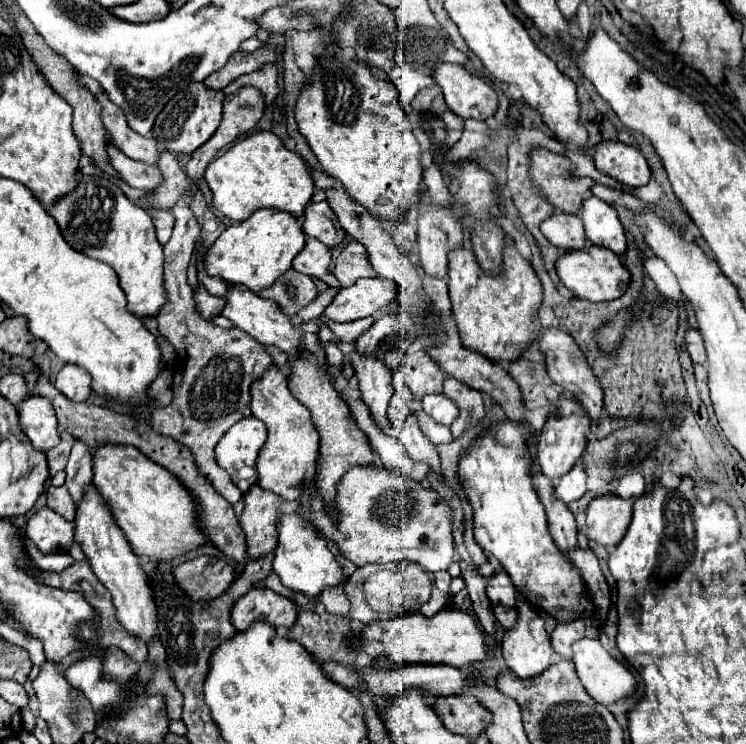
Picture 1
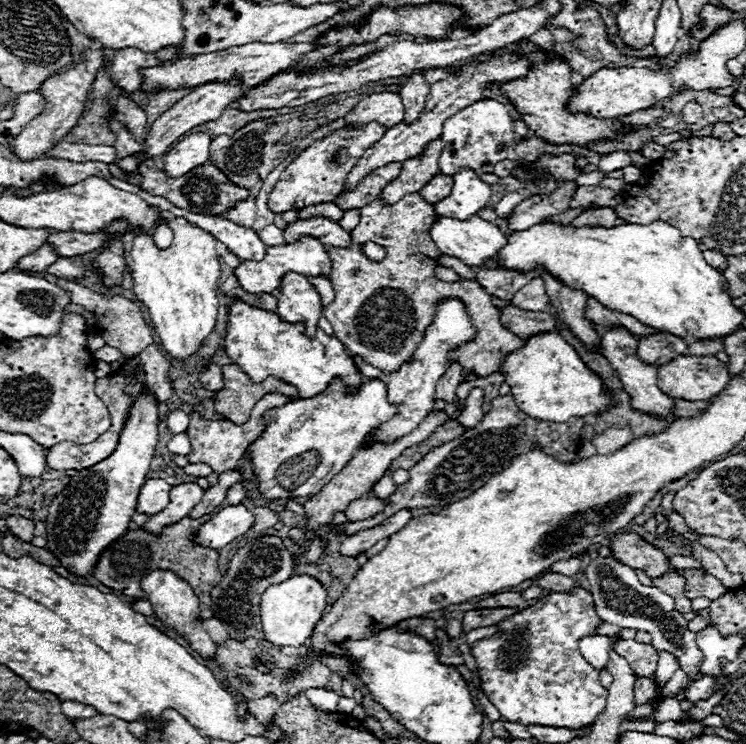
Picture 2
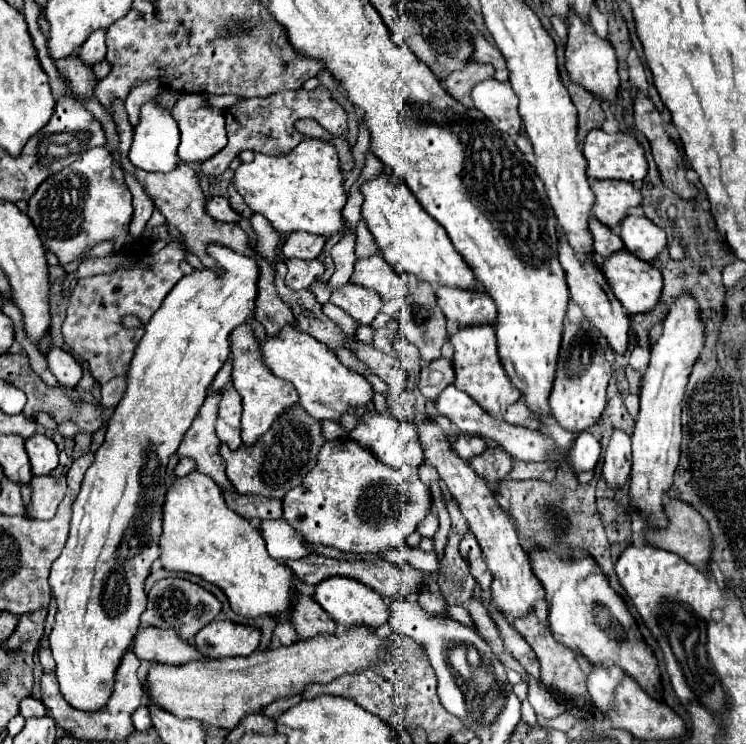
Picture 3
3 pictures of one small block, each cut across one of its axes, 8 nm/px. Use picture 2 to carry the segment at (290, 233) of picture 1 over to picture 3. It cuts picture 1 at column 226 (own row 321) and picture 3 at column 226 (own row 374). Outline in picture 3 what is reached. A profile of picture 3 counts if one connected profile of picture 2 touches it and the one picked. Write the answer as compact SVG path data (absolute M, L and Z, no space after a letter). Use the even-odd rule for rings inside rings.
M218 244L208 246L208 254L218 262L224 274L218 276L214 270L204 268L184 276L164 298L160 310L144 326L146 332L136 346L136 356L128 370L126 394L108 422L104 444L96 450L94 462L84 474L82 490L72 504L68 542L50 570L50 588L58 604L56 622L50 634L50 648L56 660L60 692L76 710L96 712L104 708L114 690L114 674L138 632L140 614L146 608L144 582L150 574L152 562L160 556L158 542L162 532L168 458L178 450L182 436L204 404L206 388L230 358L228 334L236 326L248 322L254 314L258 280L256 262Z

